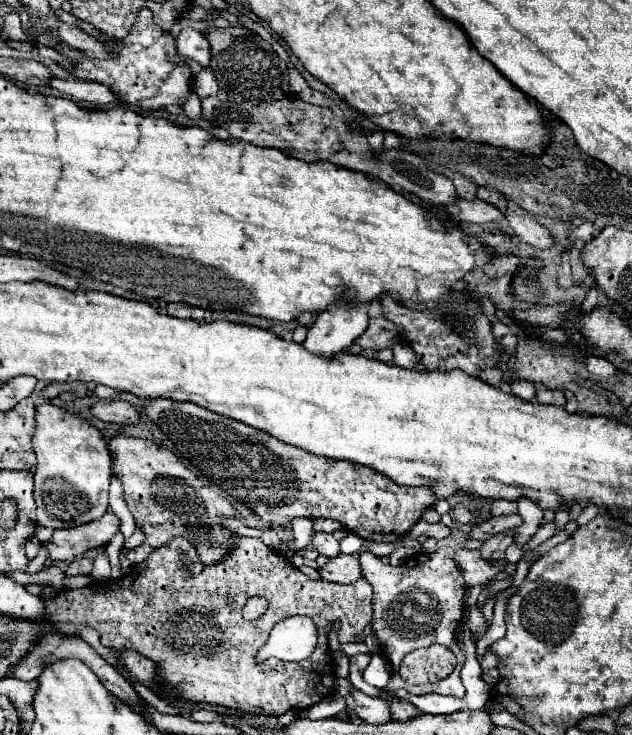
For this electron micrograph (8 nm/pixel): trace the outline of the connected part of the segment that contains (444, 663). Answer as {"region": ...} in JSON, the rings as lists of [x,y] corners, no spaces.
{"region":[[[432,644],[428,648],[420,648],[410,652],[400,666],[400,676],[408,684],[424,684],[432,680],[446,678],[456,668],[456,656],[440,646]]]}

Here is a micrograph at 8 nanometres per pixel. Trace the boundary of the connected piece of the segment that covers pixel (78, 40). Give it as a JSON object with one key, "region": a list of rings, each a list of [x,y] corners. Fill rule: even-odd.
{"region":[[[60,22],[60,28],[58,28],[58,36],[60,40],[64,40],[68,46],[92,56],[92,58],[106,58],[108,56],[108,50],[92,36],[88,36],[84,30],[76,28],[76,26],[68,26],[64,22]]]}

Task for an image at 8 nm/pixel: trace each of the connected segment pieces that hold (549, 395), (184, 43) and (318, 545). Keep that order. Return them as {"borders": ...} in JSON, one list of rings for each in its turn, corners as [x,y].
{"borders":[[[[538,390],[536,392],[536,400],[542,402],[542,404],[554,404],[554,406],[564,406],[566,404],[566,398],[564,398],[564,392],[560,390]]],[[[190,26],[182,28],[180,34],[176,36],[176,48],[178,48],[180,56],[196,60],[204,68],[208,68],[208,64],[210,64],[210,44],[208,44],[208,40],[204,38],[202,32],[198,32]]],[[[314,532],[310,544],[312,544],[322,556],[338,556],[338,554],[340,554],[338,540],[336,540],[332,534],[326,534],[326,532]]]]}

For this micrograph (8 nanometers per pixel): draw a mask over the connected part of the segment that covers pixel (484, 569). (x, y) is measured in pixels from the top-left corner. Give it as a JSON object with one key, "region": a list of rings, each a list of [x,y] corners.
{"region":[[[458,550],[454,554],[454,560],[468,586],[486,584],[500,572],[500,566],[484,560],[478,550]]]}

